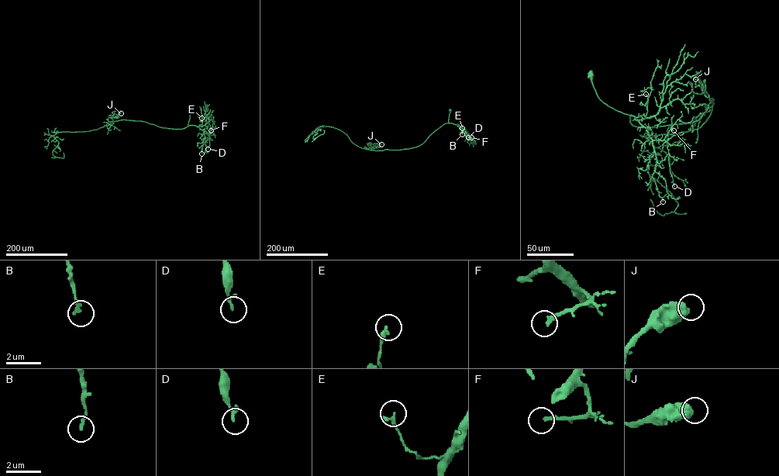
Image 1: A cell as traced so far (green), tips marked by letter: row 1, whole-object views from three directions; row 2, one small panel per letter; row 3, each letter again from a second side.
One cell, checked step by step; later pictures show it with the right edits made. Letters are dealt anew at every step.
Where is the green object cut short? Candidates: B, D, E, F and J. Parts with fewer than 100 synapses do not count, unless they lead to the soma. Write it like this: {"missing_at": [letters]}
{"missing_at": []}

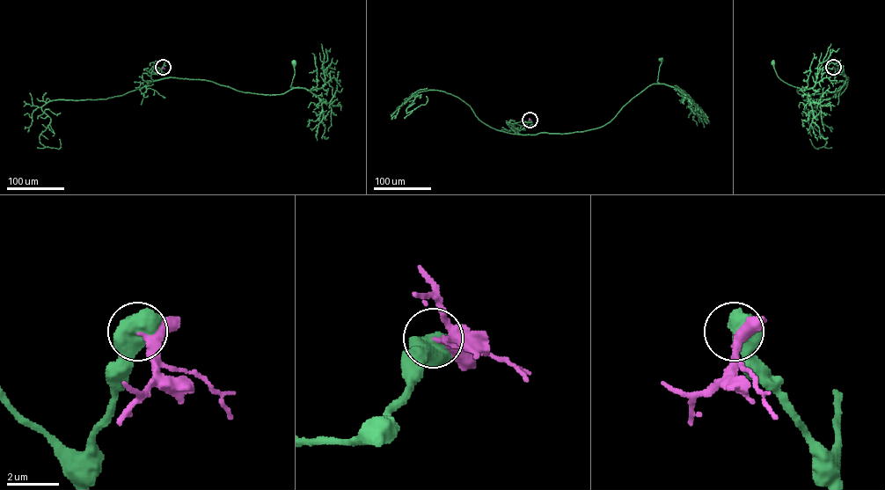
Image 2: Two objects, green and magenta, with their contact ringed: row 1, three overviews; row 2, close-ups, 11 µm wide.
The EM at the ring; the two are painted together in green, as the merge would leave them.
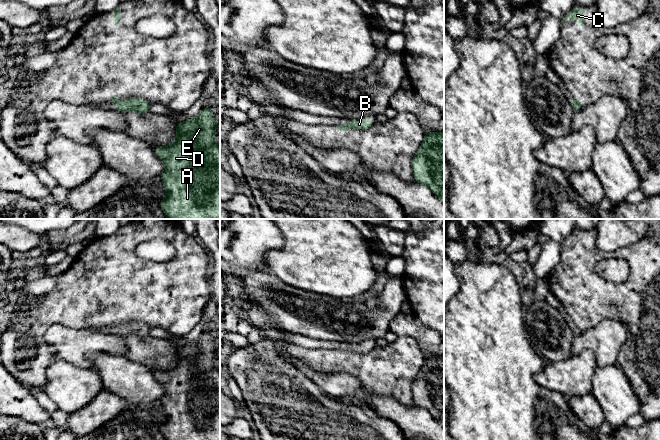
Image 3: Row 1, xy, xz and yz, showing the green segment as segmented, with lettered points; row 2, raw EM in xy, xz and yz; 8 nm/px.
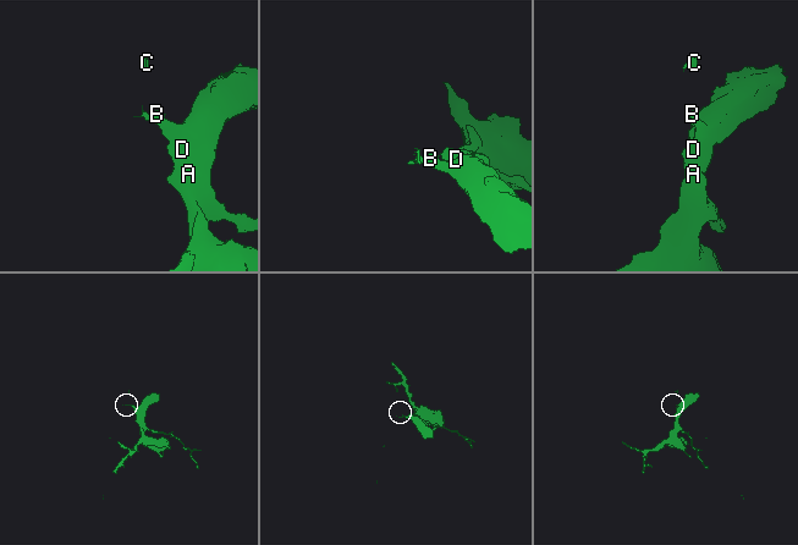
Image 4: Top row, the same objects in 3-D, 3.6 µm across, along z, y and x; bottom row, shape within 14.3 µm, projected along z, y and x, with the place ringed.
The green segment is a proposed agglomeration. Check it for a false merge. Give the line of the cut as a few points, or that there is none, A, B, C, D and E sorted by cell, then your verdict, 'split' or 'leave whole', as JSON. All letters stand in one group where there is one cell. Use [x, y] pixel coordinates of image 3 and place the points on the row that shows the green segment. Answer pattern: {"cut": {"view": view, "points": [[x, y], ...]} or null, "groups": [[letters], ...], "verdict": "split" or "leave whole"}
{"cut": {"view": "xz", "points": [[340, 125], [346, 127]]}, "groups": [["A", "B", "D", "E"], ["C"]], "verdict": "split"}

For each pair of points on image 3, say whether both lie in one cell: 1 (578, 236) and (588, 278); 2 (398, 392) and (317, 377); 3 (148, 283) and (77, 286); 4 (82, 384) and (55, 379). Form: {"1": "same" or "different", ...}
{"1": "same", "2": "different", "3": "same", "4": "same"}

